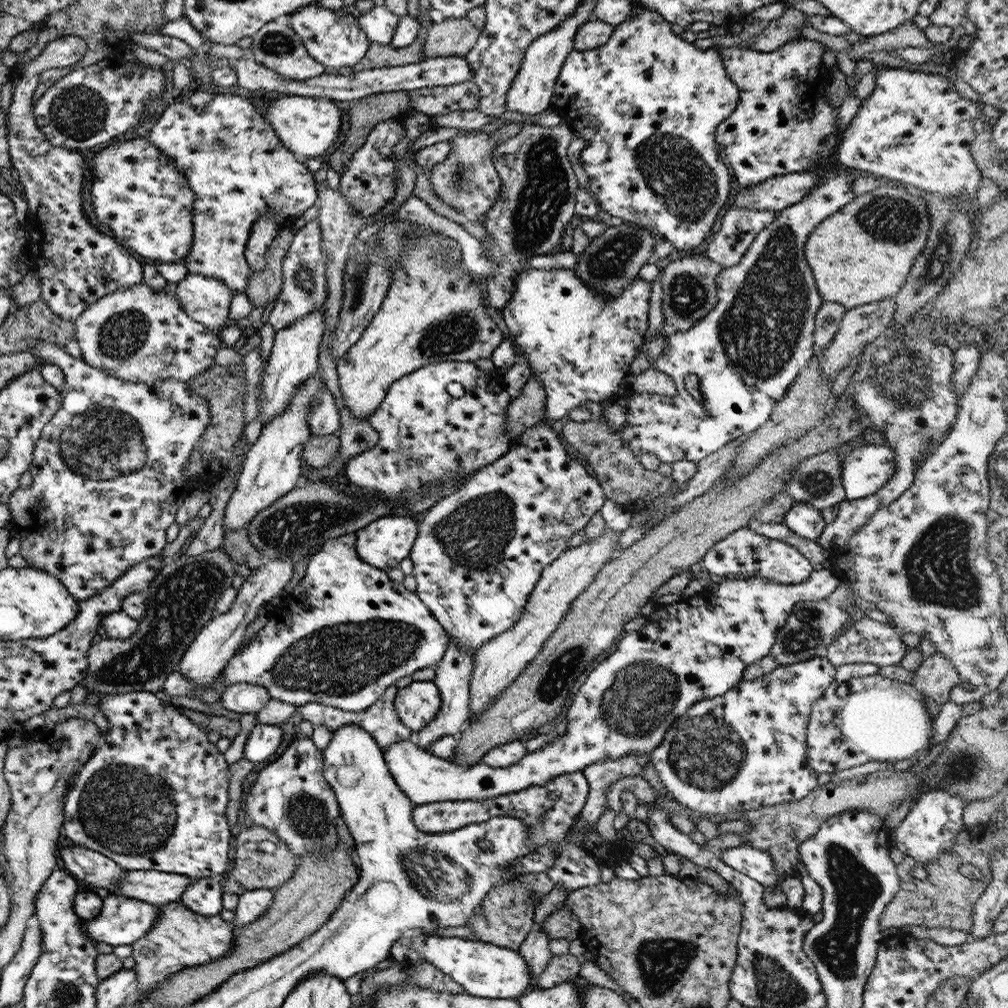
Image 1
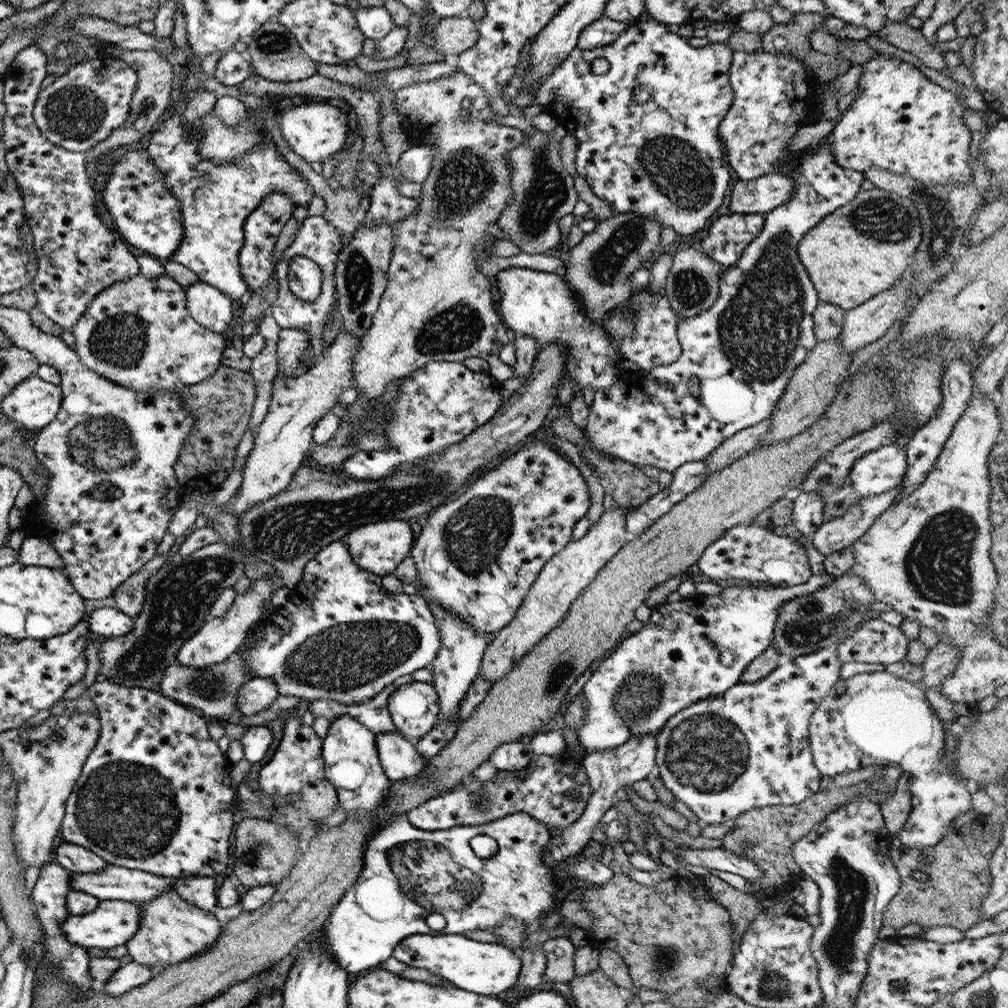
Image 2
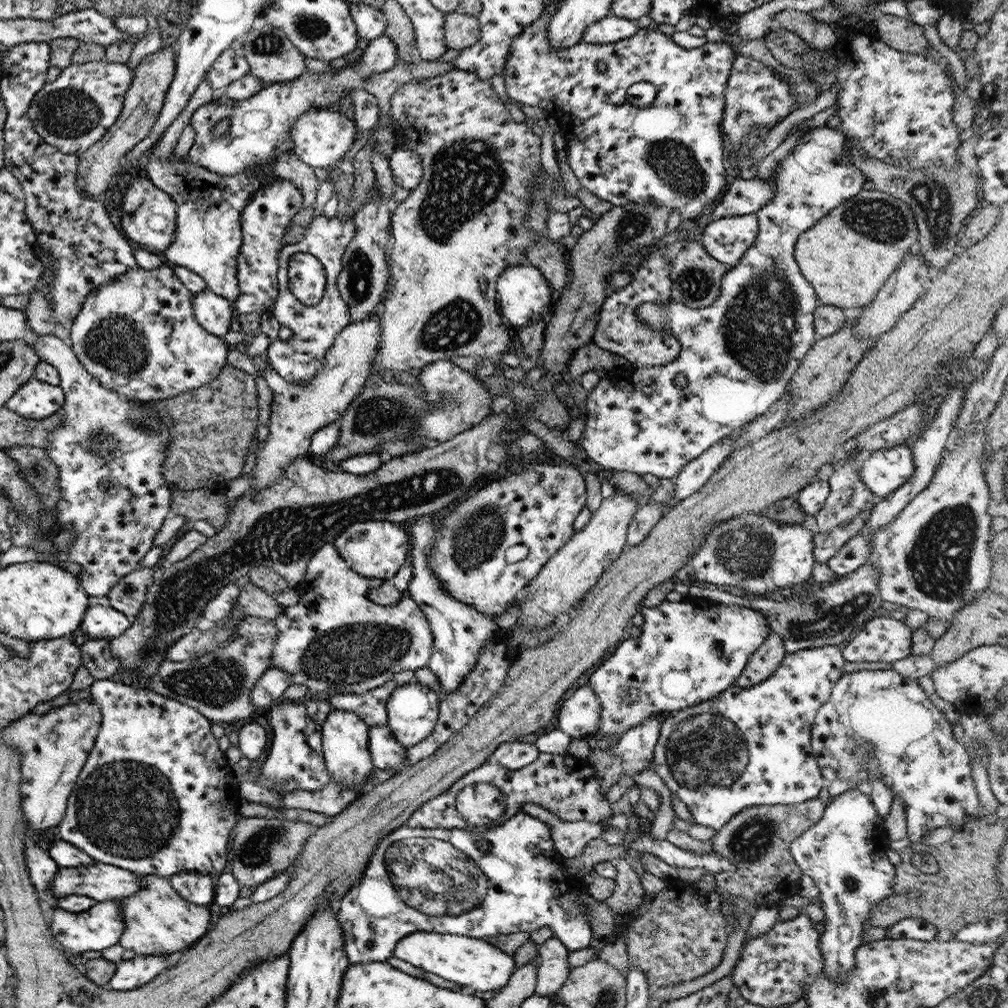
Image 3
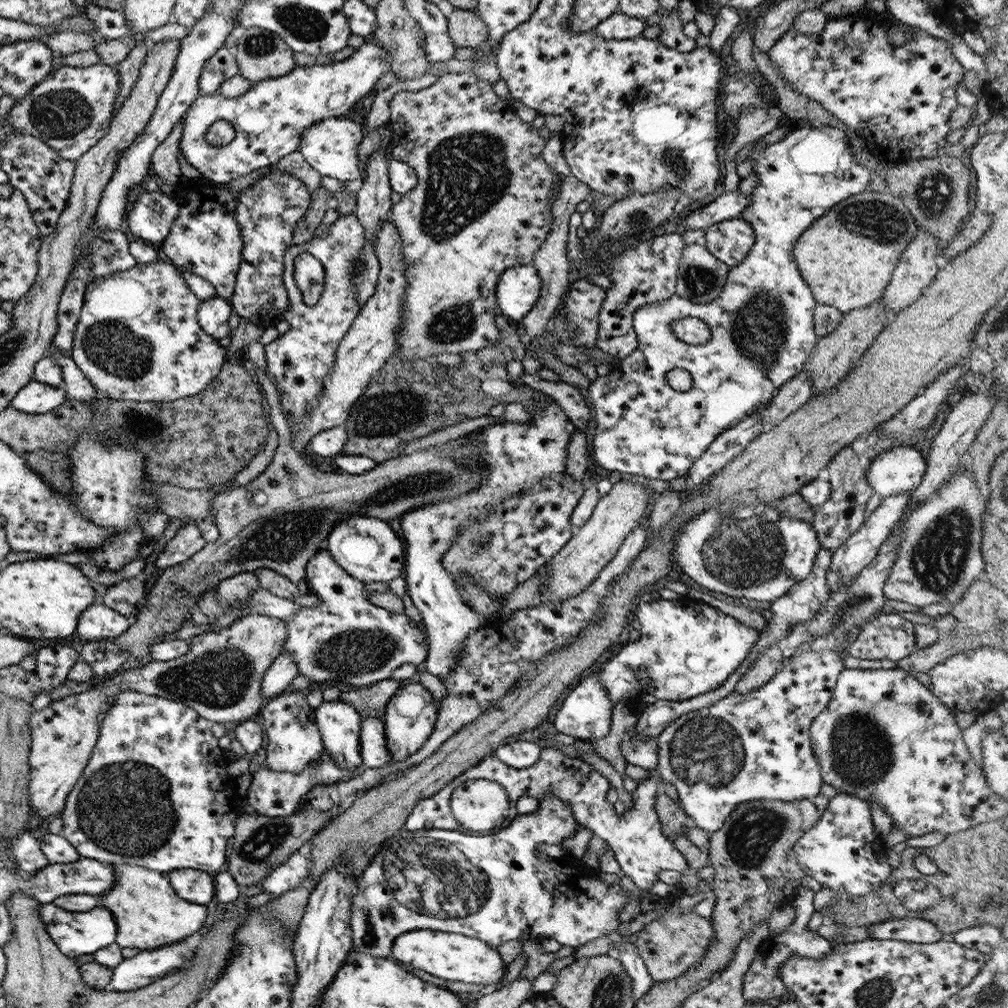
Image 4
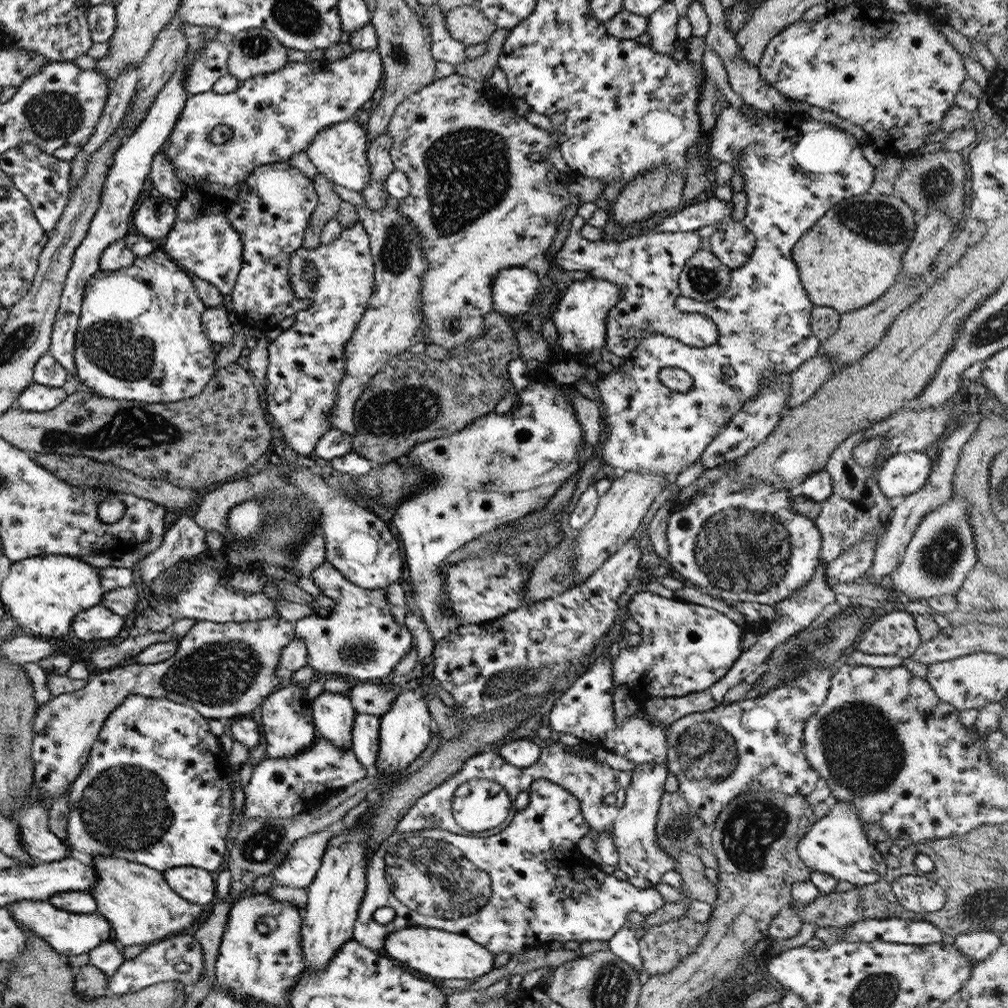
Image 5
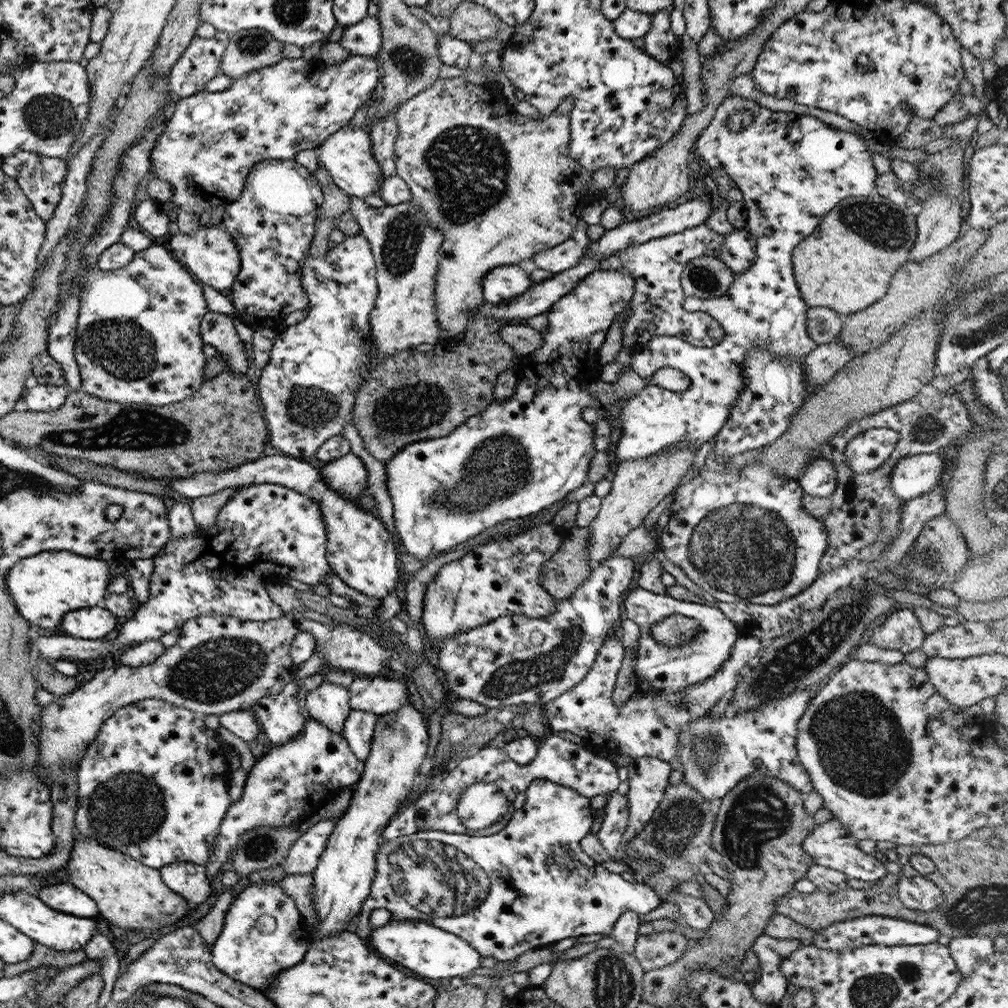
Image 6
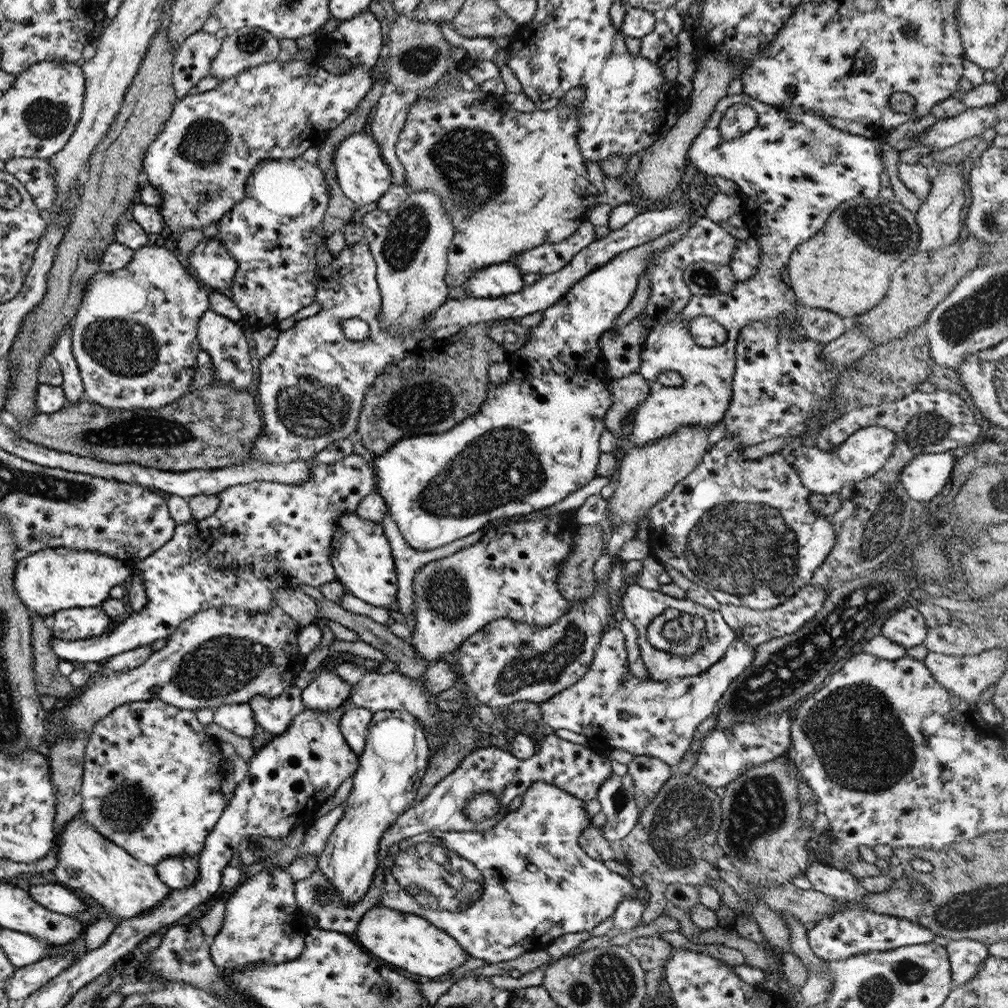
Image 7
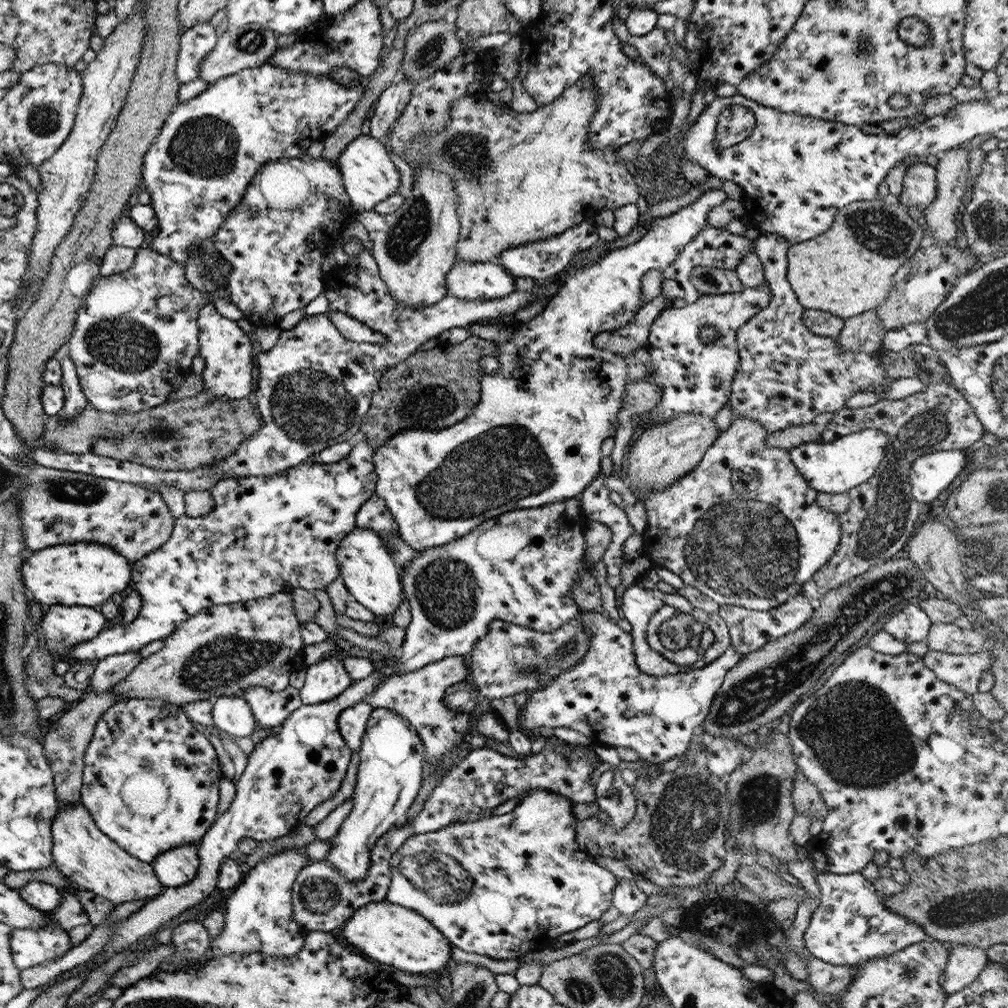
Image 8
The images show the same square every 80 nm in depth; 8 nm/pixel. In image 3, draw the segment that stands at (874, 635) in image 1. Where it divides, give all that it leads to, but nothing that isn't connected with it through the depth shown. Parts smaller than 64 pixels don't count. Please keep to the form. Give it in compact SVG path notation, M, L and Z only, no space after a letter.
M888 615L871 617L859 628L851 640L841 645L842 657L847 662L895 662L910 654L912 630L903 622Z

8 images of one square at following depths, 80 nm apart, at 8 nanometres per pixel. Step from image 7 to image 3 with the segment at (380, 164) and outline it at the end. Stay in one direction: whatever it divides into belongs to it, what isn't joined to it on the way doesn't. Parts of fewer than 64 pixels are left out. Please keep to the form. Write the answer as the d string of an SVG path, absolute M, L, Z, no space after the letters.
M326 108L306 110L291 123L288 129L290 150L295 156L311 168L323 168L324 171L328 166L339 166L343 154L356 140L356 126L353 120L347 118L341 111L330 111Z

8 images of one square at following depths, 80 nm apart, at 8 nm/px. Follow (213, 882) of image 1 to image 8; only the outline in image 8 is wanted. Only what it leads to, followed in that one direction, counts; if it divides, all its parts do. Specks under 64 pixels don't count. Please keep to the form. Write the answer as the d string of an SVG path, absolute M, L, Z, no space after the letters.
M198 843L179 845L158 854L150 862L157 880L163 887L180 887L196 875L199 864L197 849Z

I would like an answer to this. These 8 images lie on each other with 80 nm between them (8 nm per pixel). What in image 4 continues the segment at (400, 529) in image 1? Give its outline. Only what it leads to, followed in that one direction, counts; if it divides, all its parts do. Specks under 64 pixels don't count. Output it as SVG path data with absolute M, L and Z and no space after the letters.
M351 516L333 525L326 538L326 550L347 575L369 583L389 583L404 571L403 540L395 524L367 516Z

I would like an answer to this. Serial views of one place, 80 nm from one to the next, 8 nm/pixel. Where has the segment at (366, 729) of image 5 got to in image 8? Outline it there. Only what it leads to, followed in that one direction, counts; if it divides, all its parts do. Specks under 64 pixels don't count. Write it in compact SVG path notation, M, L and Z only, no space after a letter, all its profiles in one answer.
M361 701L355 703L354 706L345 708L339 714L337 718L338 731L351 752L358 752L360 749L367 718L372 710L366 701Z

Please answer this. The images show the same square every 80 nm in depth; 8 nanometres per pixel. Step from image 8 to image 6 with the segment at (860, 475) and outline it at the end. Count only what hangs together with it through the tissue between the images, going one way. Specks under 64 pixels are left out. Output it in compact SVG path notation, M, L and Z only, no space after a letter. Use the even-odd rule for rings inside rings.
M875 428L853 436L853 440L844 448L849 458L849 467L859 474L877 469L888 459L898 442L895 430ZM815 458L804 468L803 474L796 481L803 494L825 498L833 495L835 490L835 470L825 458Z

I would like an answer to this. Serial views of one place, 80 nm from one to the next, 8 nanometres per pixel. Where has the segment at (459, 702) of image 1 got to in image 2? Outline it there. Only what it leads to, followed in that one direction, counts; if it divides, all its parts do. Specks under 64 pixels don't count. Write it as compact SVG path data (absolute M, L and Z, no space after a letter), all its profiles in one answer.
M421 584L417 585L416 594L421 597L431 611L435 624L438 626L440 647L431 665L432 685L438 696L438 722L452 721L457 718L460 698L467 692L473 678L478 674L482 654L494 637L493 633L478 633L473 627L464 623L457 615L446 611L437 603L426 599Z

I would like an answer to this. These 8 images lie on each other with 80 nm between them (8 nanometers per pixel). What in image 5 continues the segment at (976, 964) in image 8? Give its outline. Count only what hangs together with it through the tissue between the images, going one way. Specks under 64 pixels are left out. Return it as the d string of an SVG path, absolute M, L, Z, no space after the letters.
M971 931L959 934L953 940L953 947L967 957L969 961L977 963L984 960L991 952L1000 946L1000 936L991 931Z

